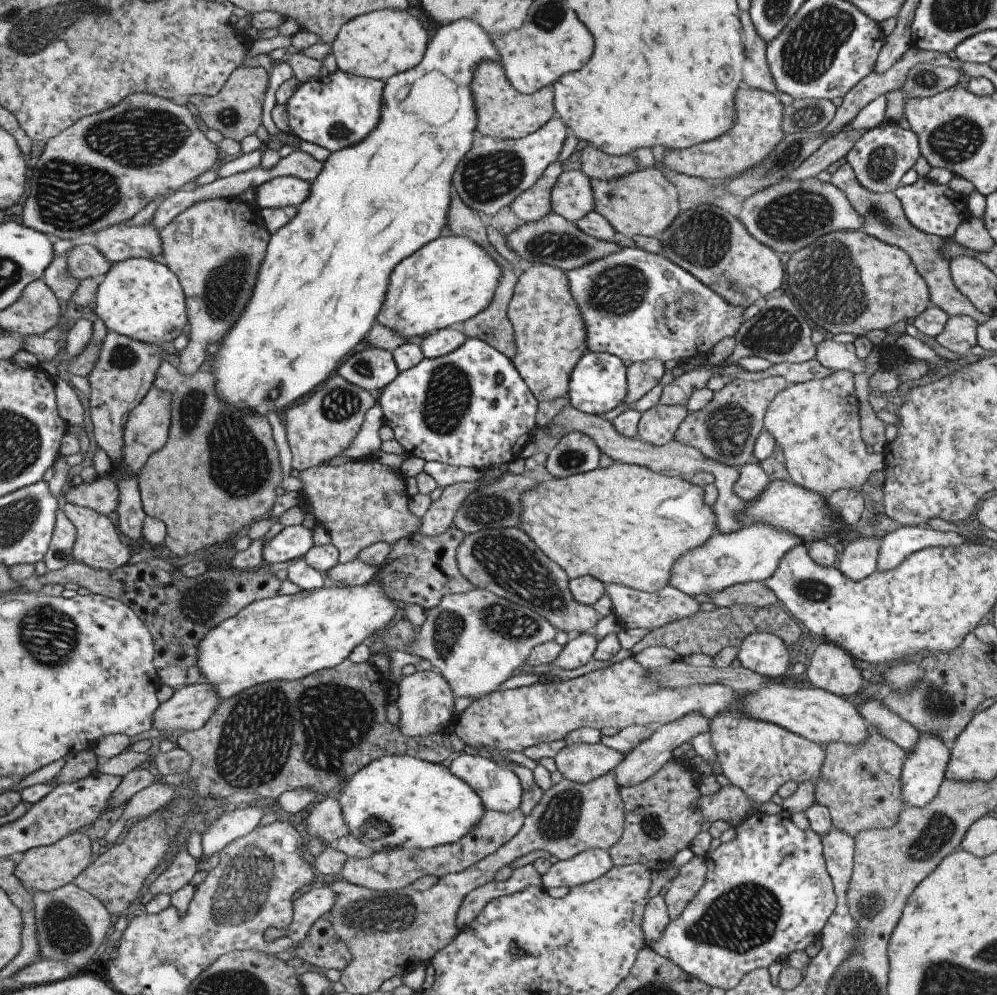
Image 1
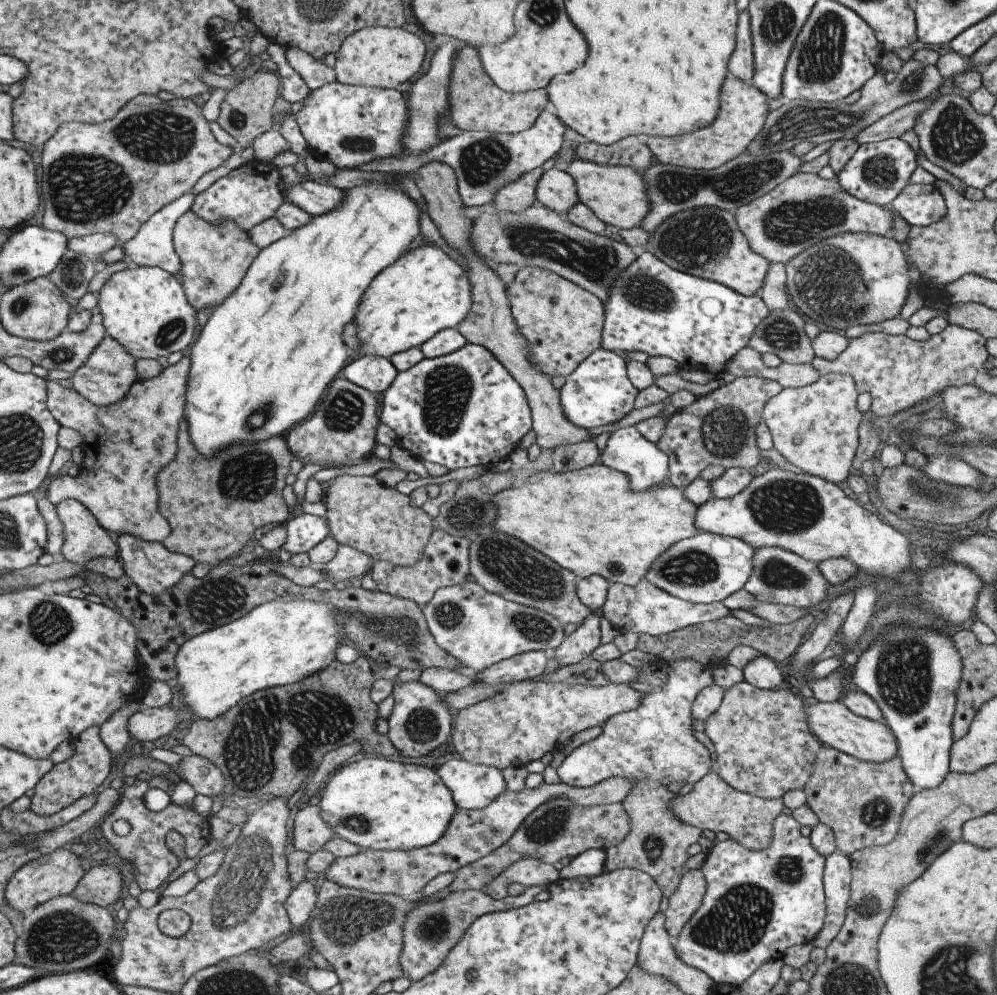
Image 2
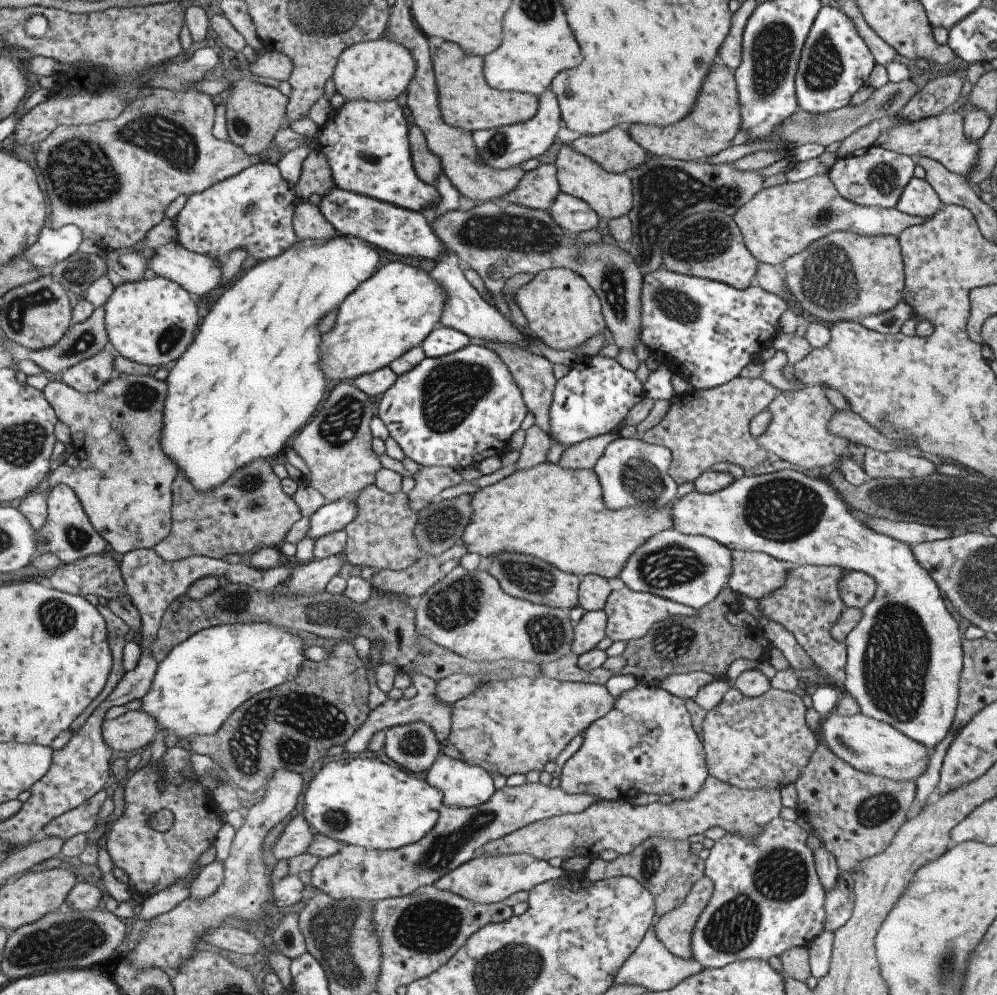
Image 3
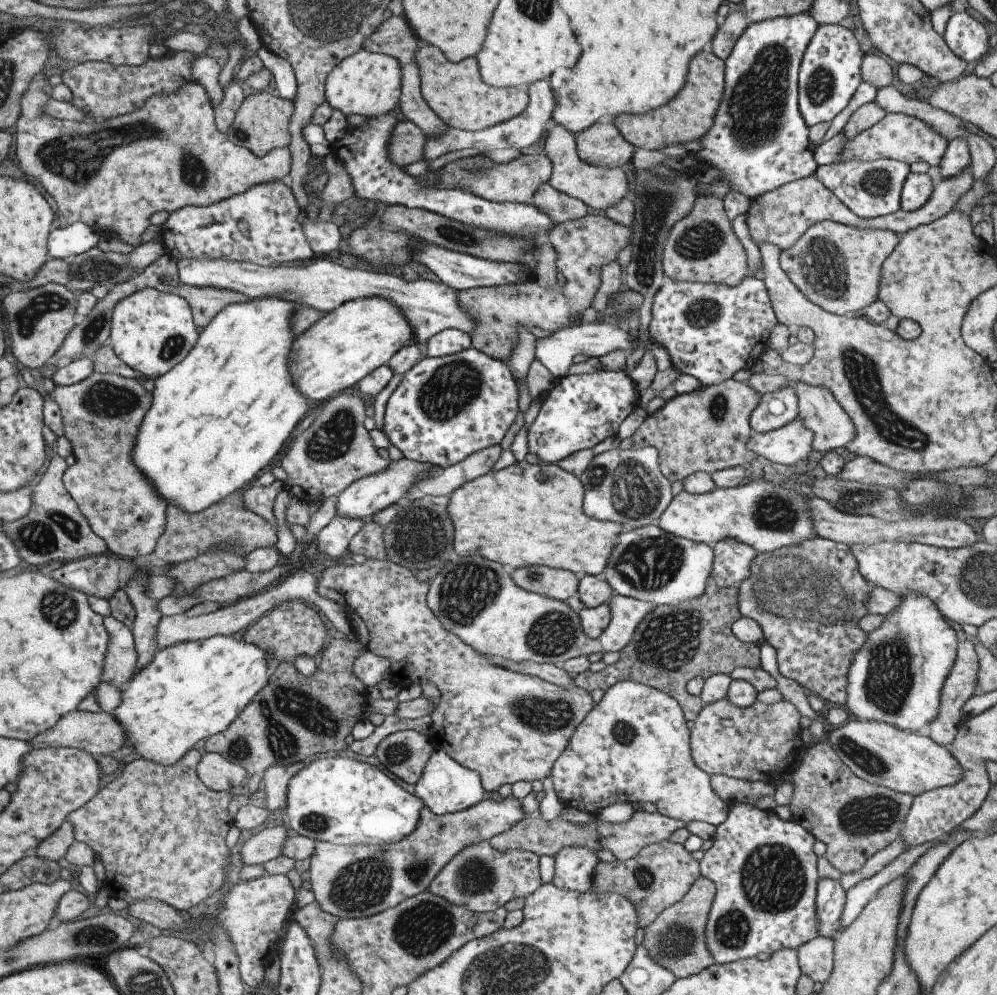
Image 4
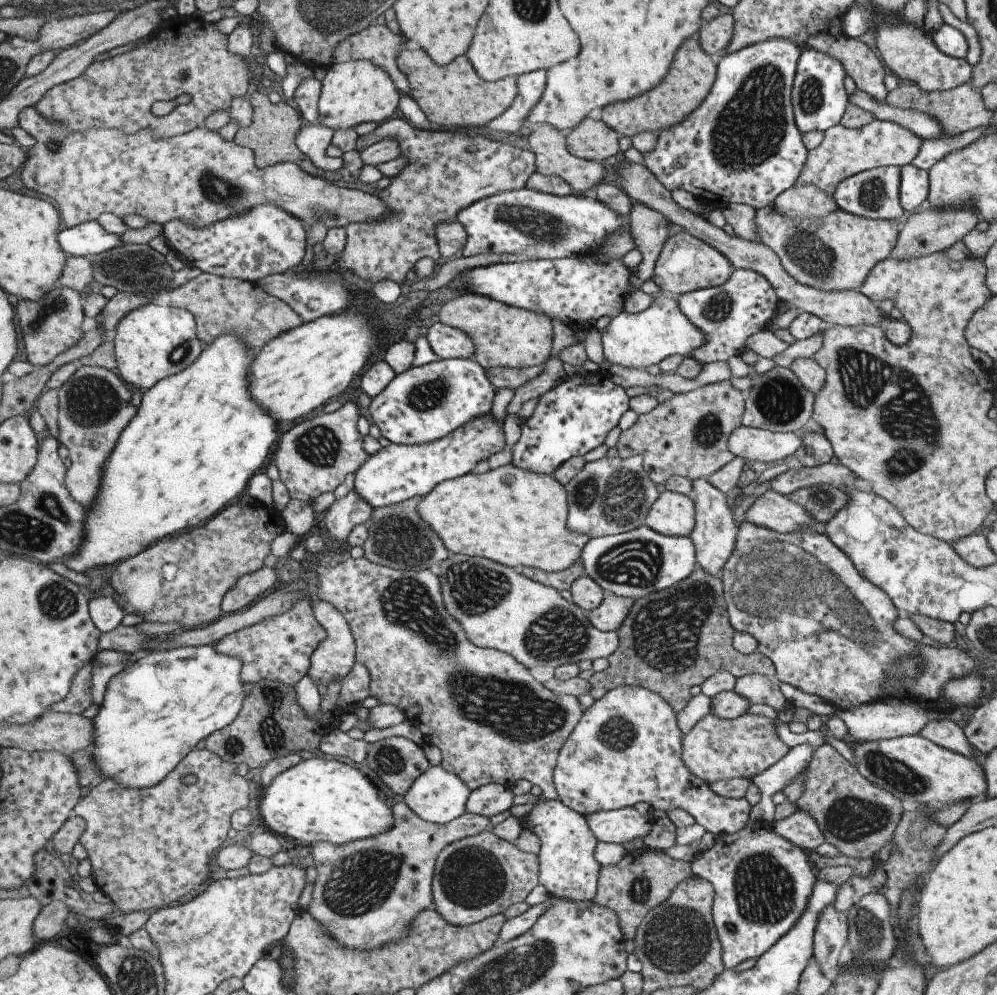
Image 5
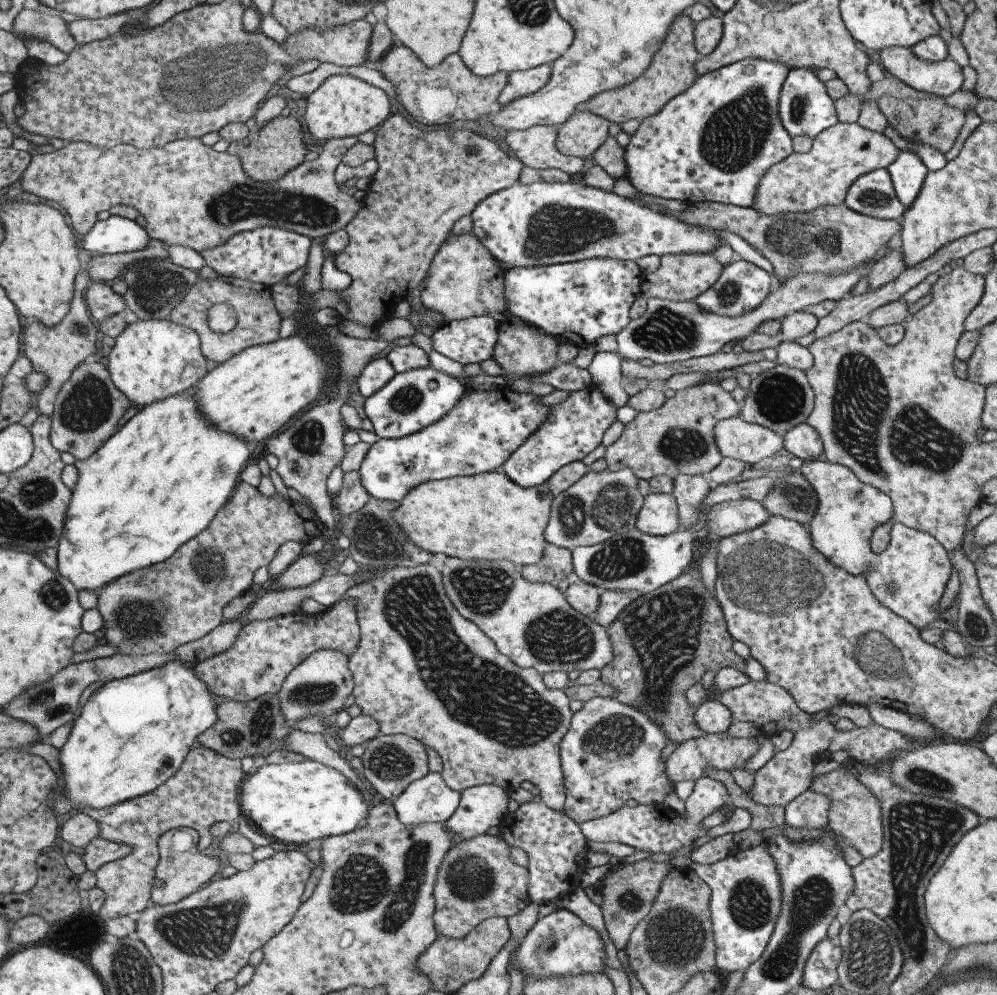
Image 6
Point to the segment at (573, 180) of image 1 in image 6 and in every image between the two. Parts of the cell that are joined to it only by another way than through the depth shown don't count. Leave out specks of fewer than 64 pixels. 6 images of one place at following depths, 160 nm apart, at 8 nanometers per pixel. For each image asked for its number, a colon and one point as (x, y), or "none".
2: (555, 190)
3: (536, 189)
4: (515, 181)
5: (440, 178)
6: (423, 183)

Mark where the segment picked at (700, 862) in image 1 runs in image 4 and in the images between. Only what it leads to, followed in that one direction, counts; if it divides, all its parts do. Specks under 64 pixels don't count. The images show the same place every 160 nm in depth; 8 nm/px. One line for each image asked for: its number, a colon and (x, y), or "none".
2: (686, 898)
3: (673, 929)
4: (675, 940)

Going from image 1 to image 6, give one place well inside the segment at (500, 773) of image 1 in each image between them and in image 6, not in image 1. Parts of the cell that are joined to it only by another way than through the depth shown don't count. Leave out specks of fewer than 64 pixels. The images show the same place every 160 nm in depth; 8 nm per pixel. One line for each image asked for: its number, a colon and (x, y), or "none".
2: (471, 786)
3: (461, 785)
4: (444, 787)
5: (436, 796)
6: (426, 800)

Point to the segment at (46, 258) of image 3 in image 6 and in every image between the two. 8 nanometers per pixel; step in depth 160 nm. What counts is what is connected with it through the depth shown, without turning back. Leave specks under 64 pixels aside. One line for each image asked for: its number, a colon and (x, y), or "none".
4: (64, 243)
5: (88, 239)
6: (115, 235)

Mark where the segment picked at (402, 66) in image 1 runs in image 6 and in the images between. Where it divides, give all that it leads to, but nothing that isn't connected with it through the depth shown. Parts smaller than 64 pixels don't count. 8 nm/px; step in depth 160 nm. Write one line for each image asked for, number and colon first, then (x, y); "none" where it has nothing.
2: (376, 57)
3: (380, 70)
4: (367, 83)
5: (352, 92)
6: (342, 106)

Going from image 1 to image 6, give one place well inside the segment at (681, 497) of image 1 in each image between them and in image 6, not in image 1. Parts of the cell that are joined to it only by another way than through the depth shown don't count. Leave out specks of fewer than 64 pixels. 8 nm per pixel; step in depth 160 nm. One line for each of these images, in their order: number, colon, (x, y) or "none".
2: (587, 521)
3: (545, 511)
4: (524, 514)
5: (513, 517)
6: (486, 514)

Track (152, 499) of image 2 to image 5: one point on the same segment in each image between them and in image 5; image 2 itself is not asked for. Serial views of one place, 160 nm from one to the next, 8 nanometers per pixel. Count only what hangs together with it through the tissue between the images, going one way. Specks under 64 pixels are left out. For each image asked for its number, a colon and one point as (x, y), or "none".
3: (123, 481)
4: (100, 415)
5: (94, 406)

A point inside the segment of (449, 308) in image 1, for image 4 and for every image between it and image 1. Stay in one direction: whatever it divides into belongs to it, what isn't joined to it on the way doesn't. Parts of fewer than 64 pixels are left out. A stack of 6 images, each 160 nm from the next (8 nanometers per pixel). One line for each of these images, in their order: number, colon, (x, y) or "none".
2: (424, 292)
3: (390, 313)
4: (338, 349)

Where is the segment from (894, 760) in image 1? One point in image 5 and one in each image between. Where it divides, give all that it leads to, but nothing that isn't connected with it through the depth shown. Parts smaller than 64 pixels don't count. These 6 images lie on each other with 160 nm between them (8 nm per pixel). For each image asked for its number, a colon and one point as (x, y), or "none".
2: (862, 803)
3: (856, 815)
4: (854, 819)
5: (858, 818)

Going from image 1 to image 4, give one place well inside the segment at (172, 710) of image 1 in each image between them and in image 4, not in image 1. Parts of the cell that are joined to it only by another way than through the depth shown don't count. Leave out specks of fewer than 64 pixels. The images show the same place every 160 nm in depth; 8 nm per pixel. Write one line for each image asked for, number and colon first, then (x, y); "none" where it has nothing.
2: (151, 725)
3: (133, 731)
4: (98, 733)

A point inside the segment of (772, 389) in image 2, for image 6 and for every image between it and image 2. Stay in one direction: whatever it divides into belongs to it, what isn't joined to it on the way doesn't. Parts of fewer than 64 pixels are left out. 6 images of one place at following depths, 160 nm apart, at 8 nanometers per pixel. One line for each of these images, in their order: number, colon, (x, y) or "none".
3: (702, 427)
4: (705, 430)
5: (686, 434)
6: (675, 438)

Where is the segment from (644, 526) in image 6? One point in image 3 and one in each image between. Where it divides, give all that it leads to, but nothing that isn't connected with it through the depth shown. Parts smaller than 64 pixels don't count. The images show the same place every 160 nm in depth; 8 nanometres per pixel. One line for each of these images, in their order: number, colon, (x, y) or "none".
3: (903, 659)
4: (765, 516)
5: (671, 514)

